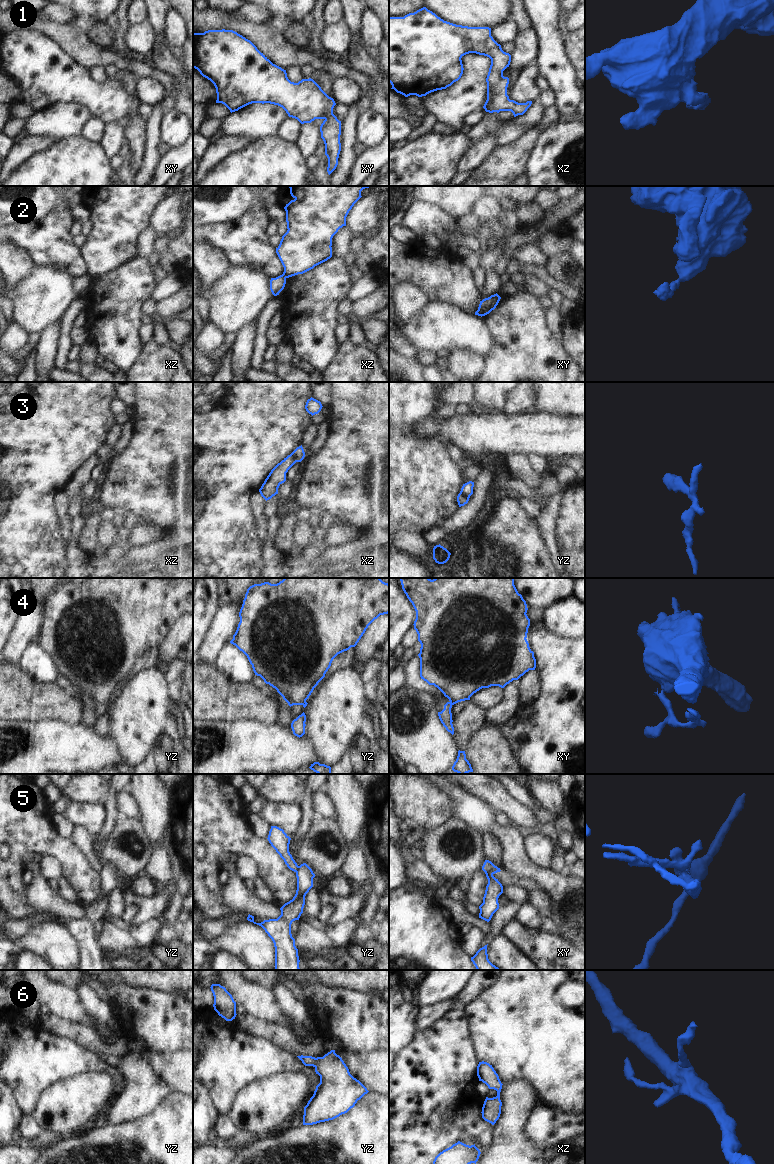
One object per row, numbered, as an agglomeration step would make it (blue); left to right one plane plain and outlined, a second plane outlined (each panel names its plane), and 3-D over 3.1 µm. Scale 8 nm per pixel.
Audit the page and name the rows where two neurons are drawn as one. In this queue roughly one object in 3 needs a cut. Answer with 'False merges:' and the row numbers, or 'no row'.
False merges: 2, 4, 5

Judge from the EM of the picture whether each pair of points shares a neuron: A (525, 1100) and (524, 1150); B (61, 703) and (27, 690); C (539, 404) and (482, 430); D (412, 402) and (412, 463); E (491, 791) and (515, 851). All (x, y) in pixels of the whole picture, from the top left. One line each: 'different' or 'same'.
A: same
B: same
C: different
D: same
E: different

